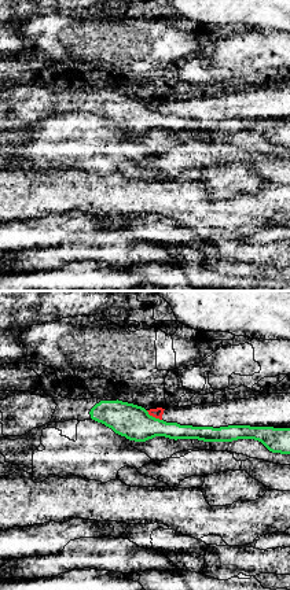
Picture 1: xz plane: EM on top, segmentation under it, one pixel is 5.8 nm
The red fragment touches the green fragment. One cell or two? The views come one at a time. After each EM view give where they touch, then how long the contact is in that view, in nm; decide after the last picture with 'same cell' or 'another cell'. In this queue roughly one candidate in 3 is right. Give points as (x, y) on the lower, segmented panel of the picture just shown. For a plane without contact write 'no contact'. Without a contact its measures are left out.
contact (154, 416); length 110 nm

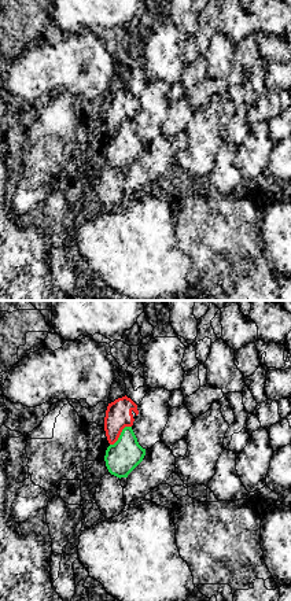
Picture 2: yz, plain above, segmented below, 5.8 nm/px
contact (120, 434); length 170 nm

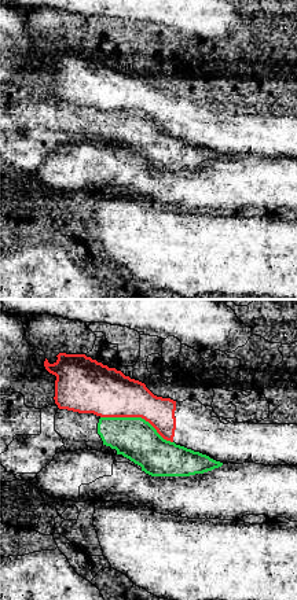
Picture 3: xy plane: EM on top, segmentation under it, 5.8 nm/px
contact (136, 416); length 460 nm

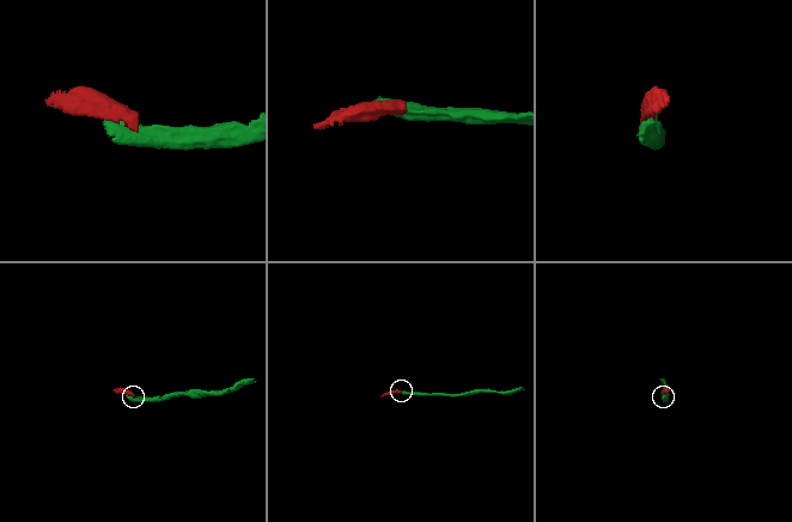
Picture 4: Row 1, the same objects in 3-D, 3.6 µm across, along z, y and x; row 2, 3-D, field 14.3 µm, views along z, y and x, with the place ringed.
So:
another cell

